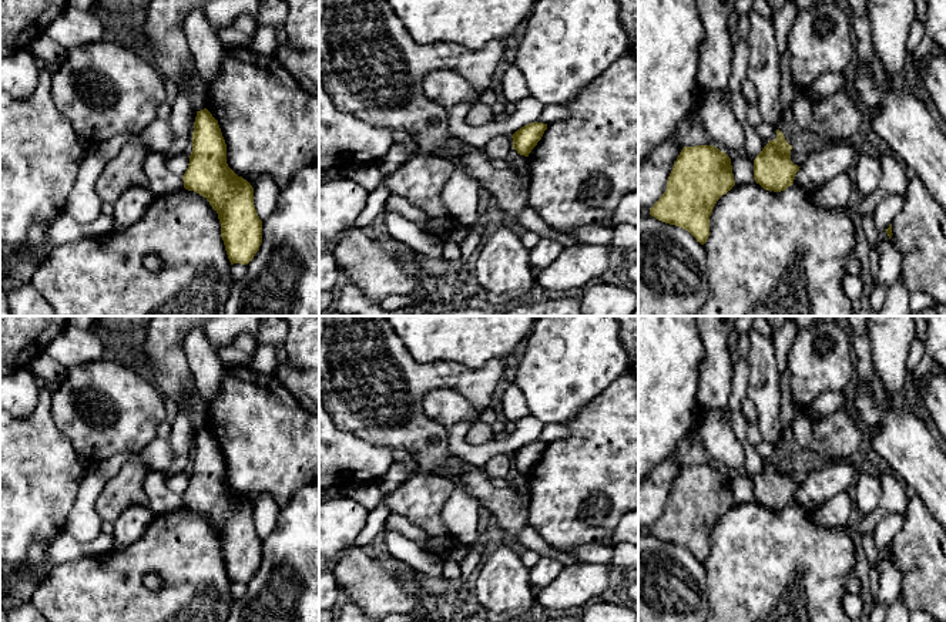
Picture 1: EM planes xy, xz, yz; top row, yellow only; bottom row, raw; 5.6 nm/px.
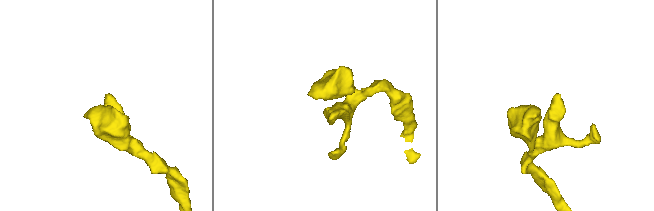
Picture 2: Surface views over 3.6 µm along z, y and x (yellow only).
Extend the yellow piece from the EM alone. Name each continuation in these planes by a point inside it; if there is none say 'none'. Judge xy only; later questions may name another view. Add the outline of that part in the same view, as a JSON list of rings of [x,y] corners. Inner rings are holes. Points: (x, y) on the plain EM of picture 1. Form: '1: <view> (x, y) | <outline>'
none

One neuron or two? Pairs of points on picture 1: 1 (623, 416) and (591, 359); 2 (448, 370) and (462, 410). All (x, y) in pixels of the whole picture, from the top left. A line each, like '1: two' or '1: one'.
1: two
2: two

